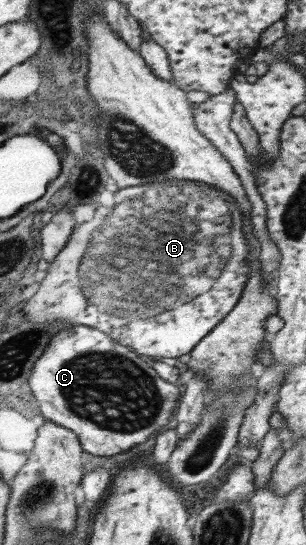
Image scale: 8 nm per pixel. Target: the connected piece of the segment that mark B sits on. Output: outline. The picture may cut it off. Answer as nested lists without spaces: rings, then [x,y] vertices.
[[[166,181],[161,184],[155,182],[151,186],[141,184],[141,186],[121,188],[115,194],[115,204],[113,214],[107,218],[99,234],[95,234],[94,237],[91,232],[100,225],[97,222],[81,223],[73,229],[73,236],[67,242],[67,246],[53,262],[49,263],[49,268],[39,282],[38,289],[21,307],[25,319],[35,324],[44,323],[45,320],[69,320],[73,322],[73,326],[79,324],[98,328],[150,361],[161,358],[179,358],[183,354],[191,354],[198,344],[238,305],[243,291],[247,288],[249,277],[251,277],[251,268],[247,266],[249,240],[245,234],[245,216],[241,206],[231,194],[215,189],[212,185],[207,185],[207,182],[196,181]]]

